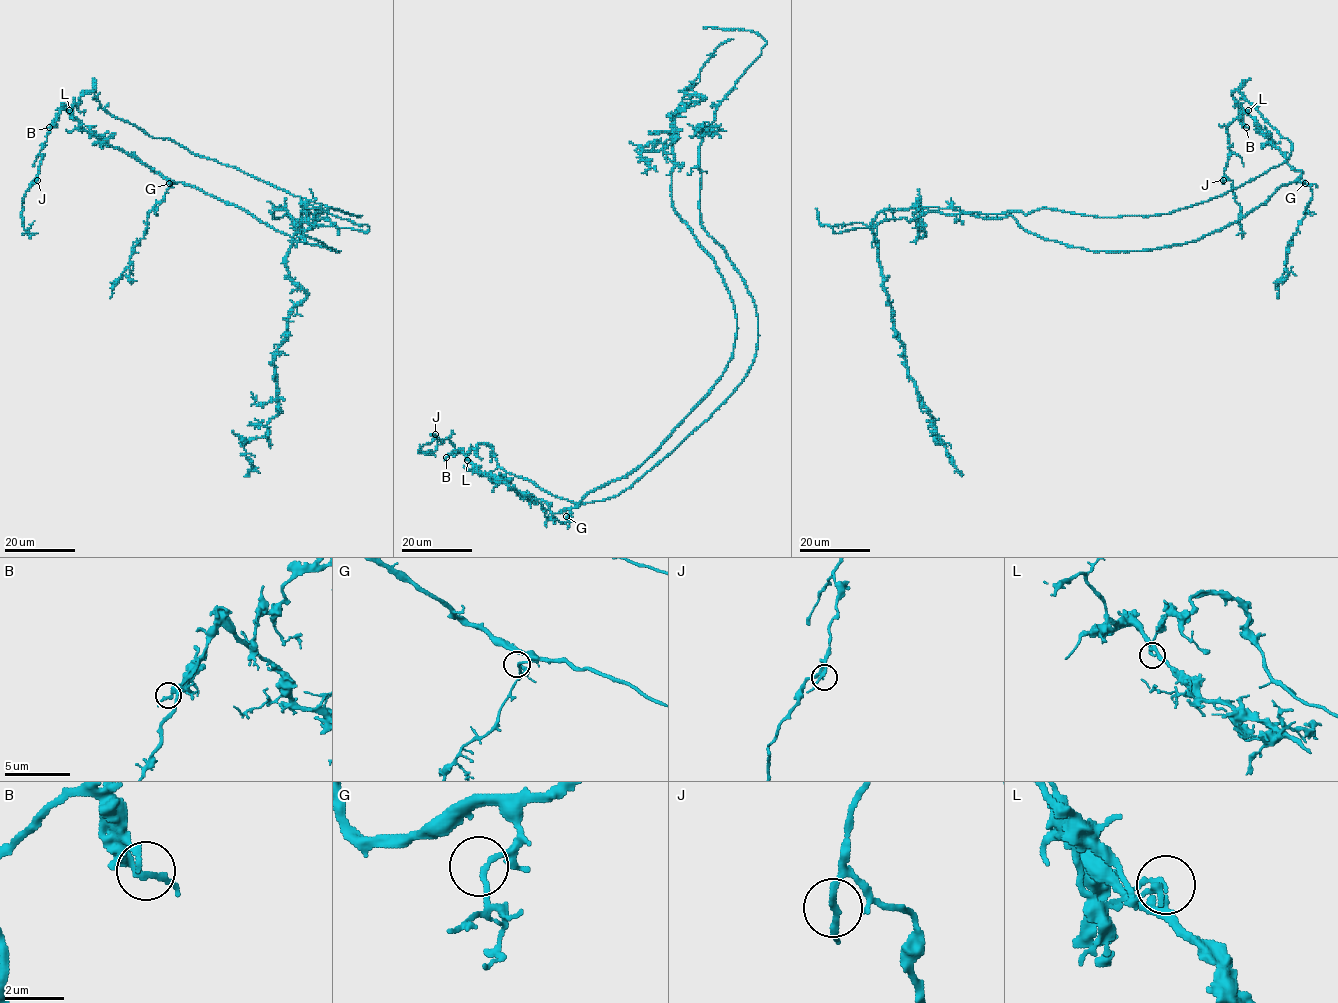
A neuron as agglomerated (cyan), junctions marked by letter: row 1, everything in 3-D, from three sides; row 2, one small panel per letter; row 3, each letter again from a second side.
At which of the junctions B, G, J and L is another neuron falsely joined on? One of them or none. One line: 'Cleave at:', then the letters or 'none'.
Cleave at: L

